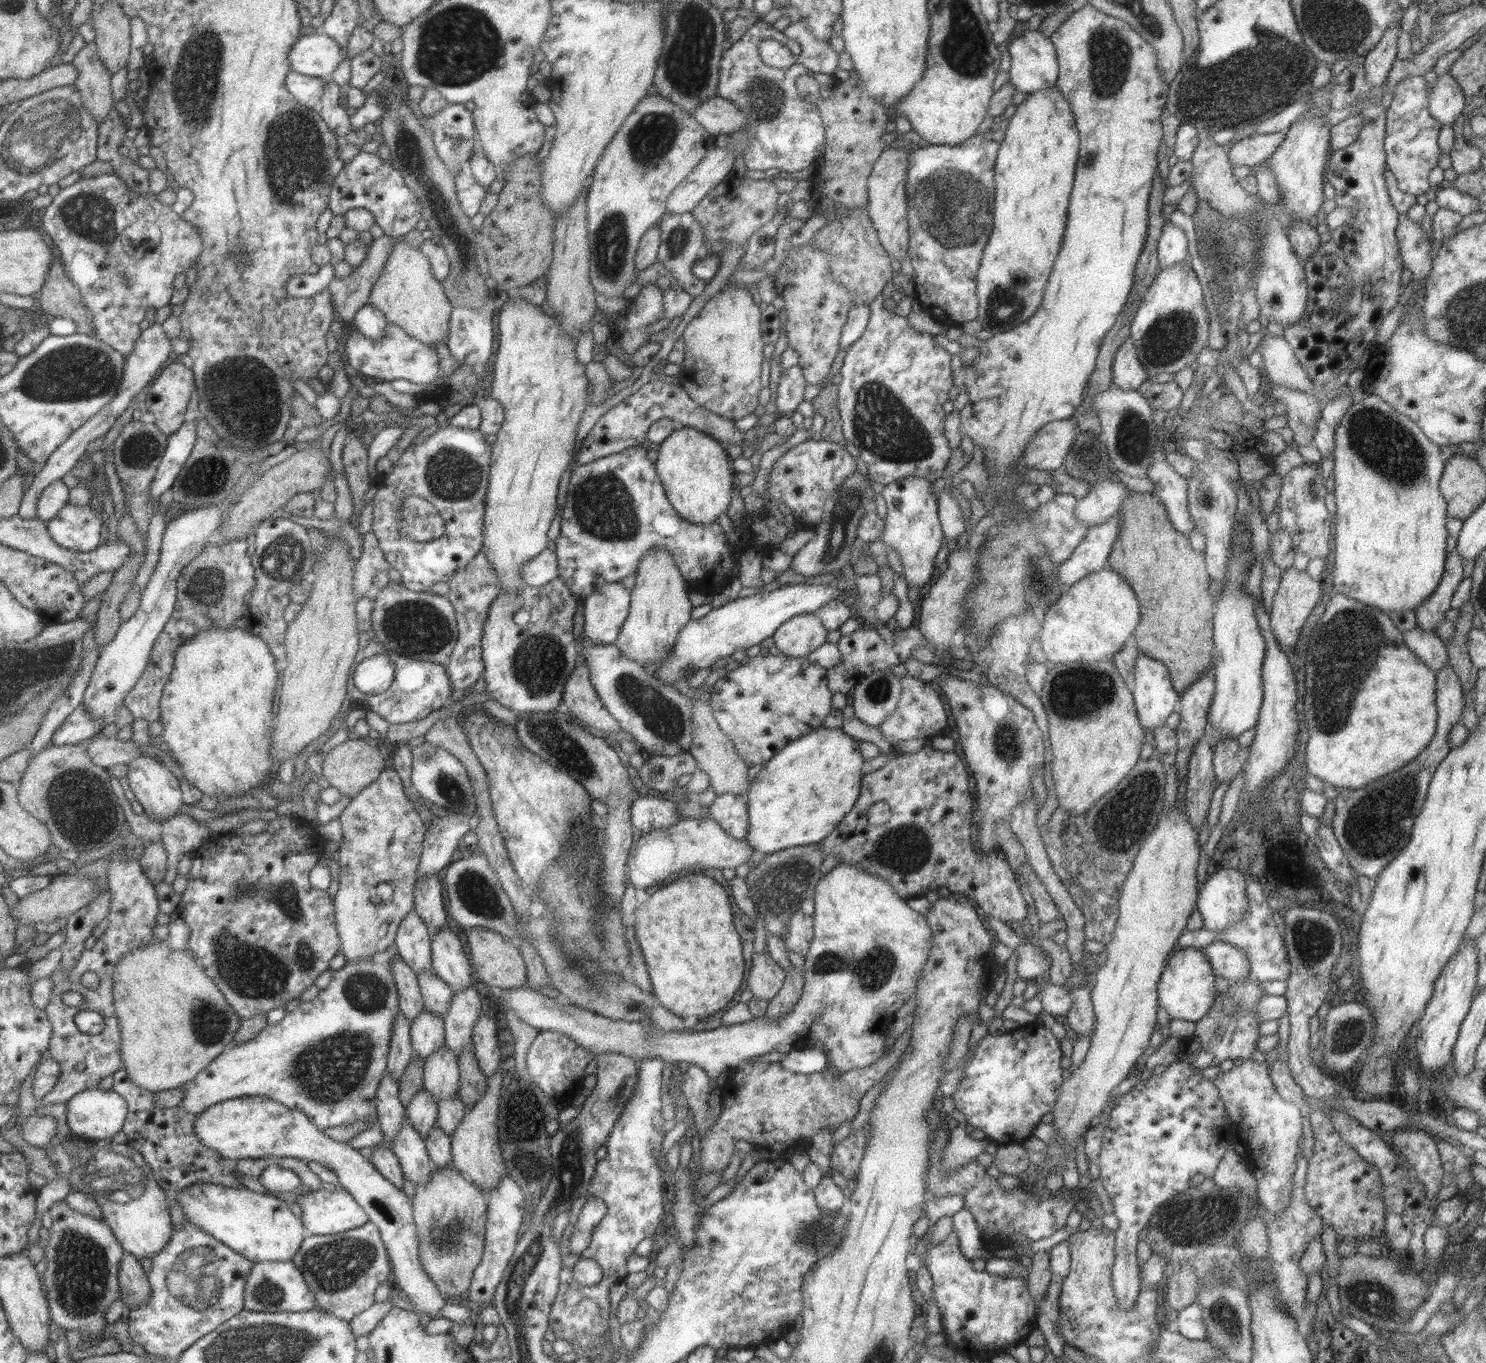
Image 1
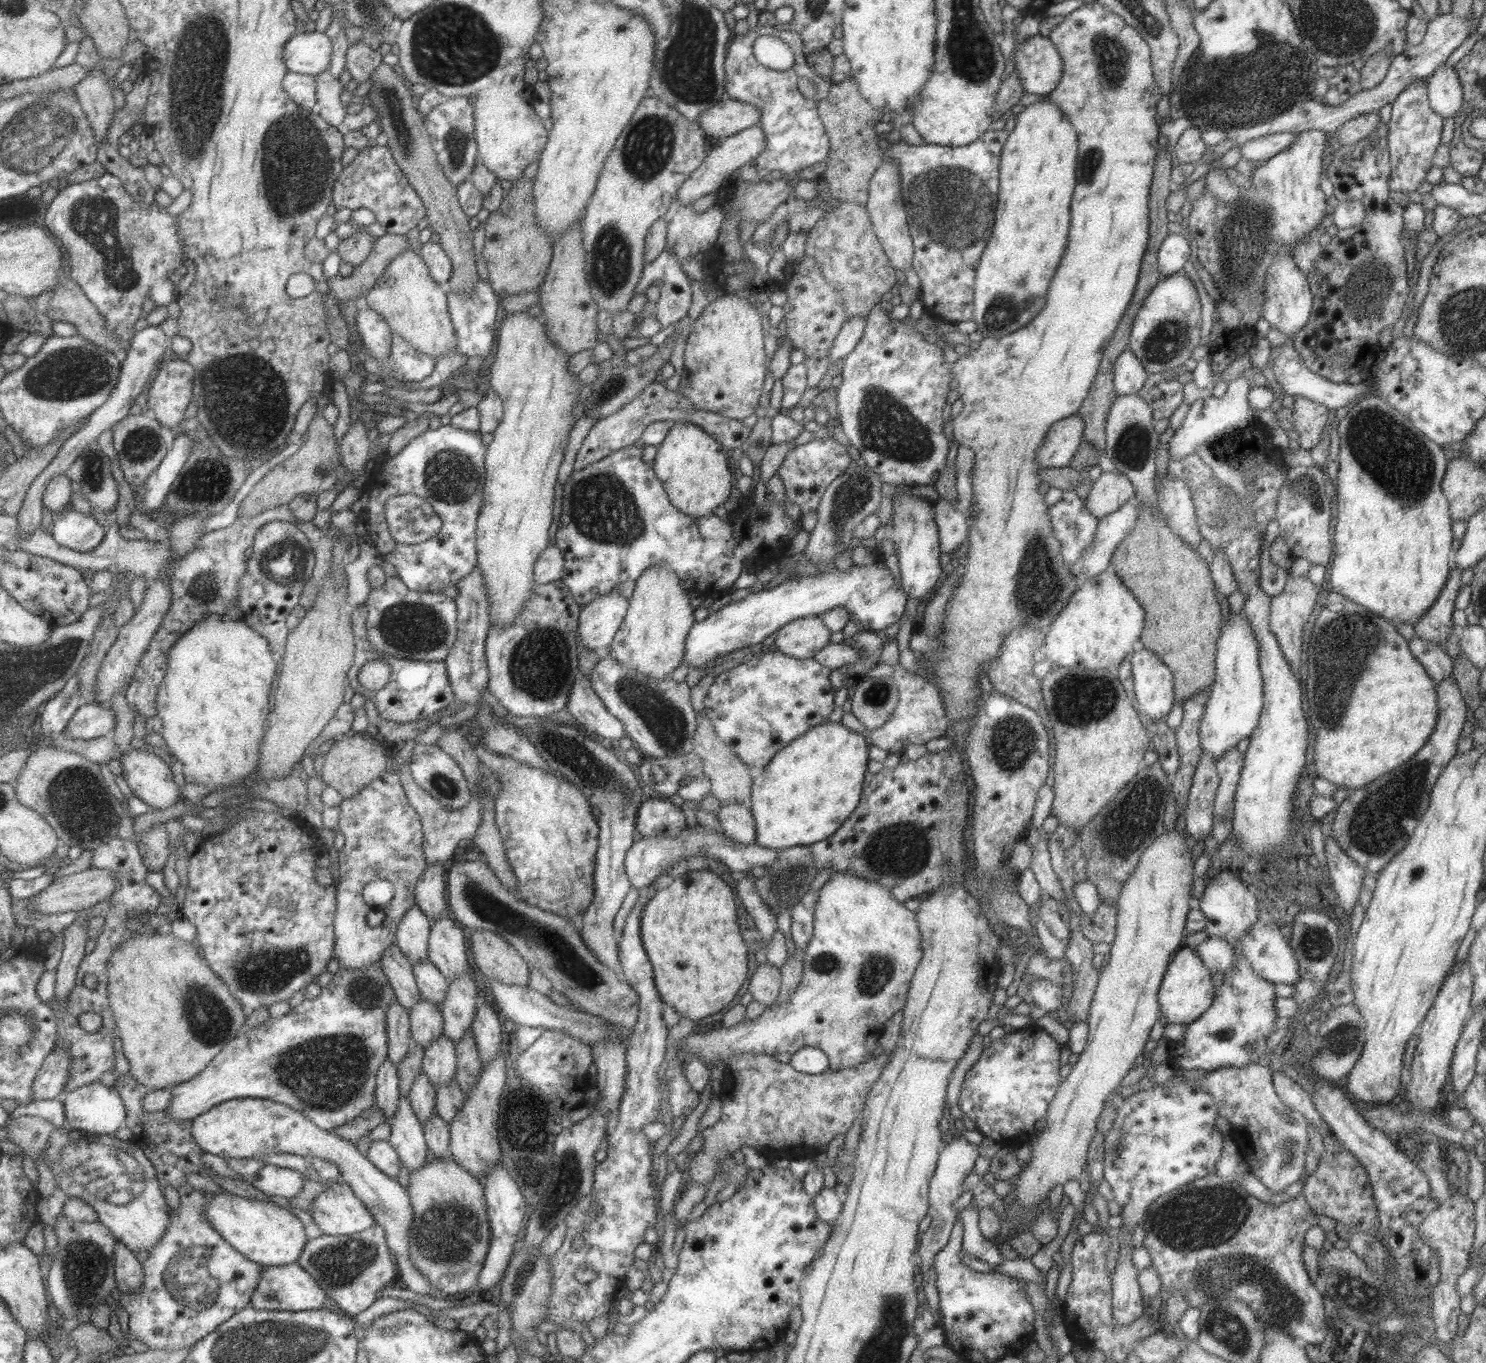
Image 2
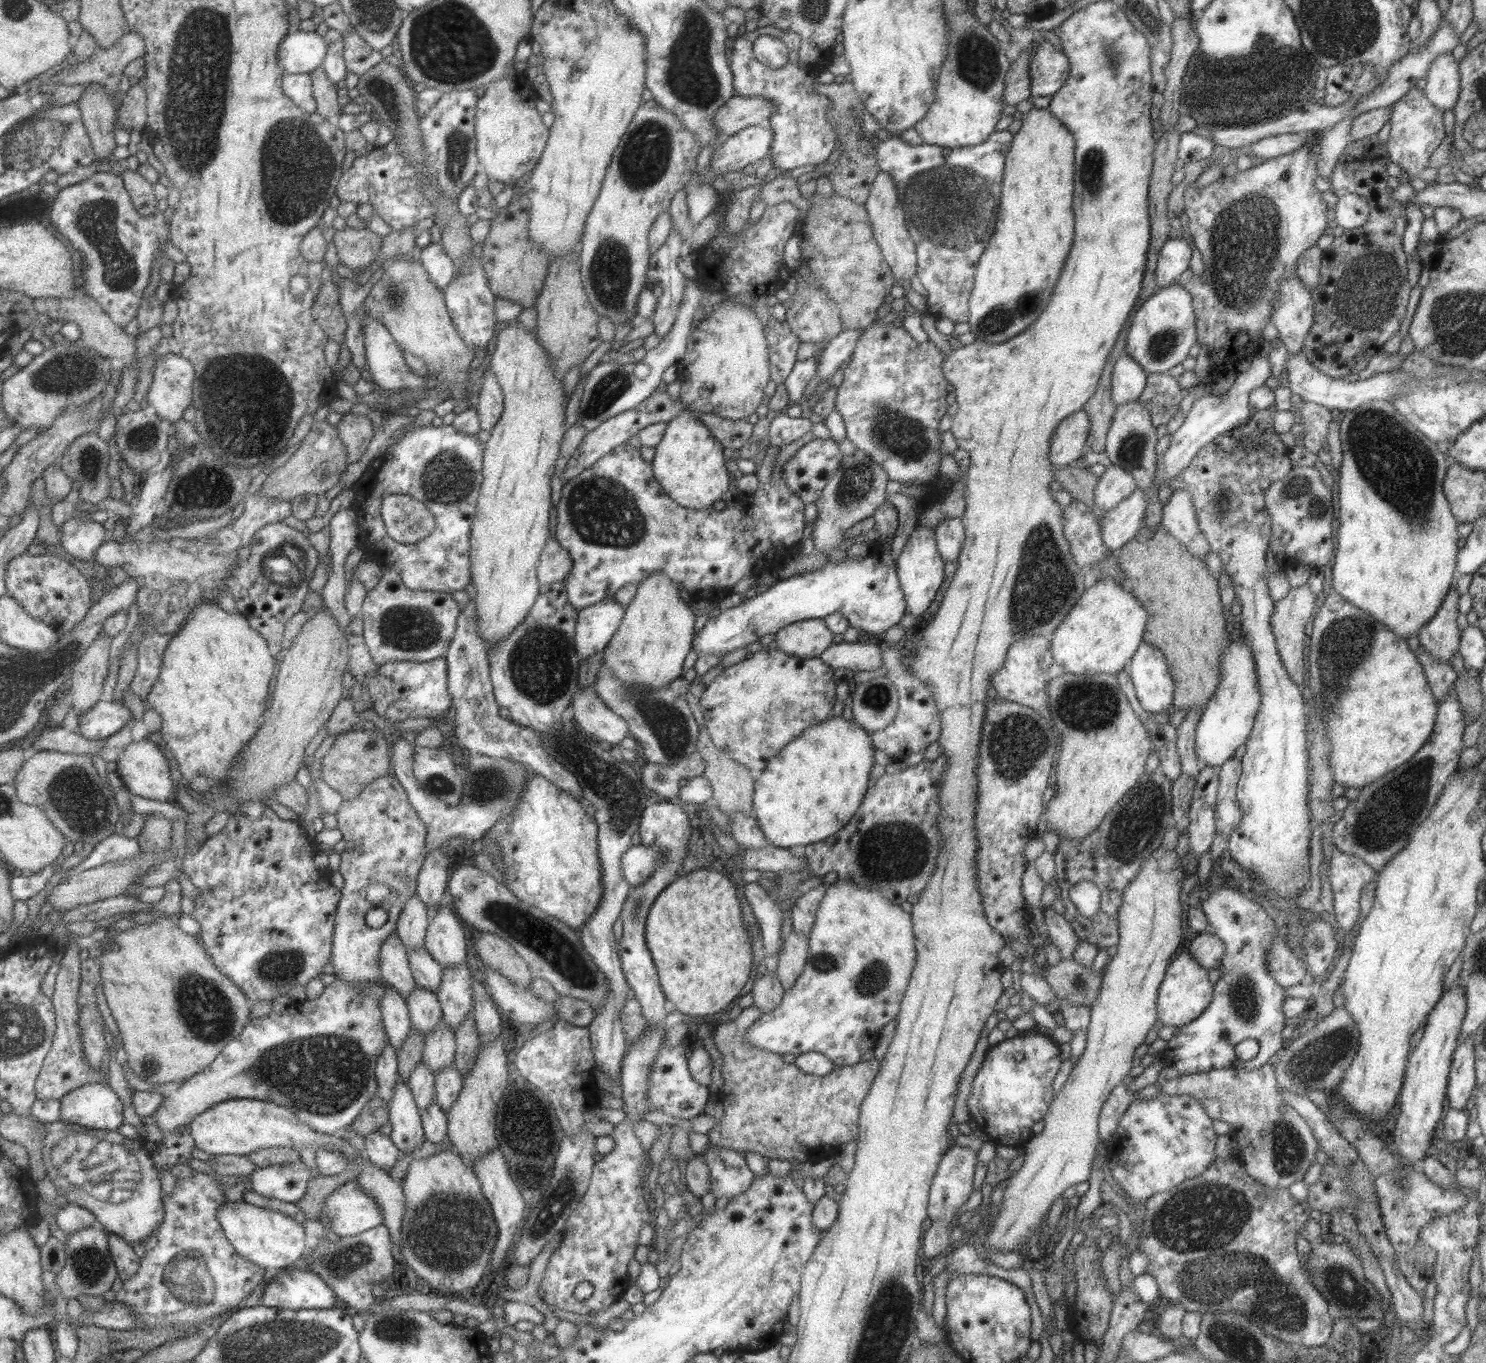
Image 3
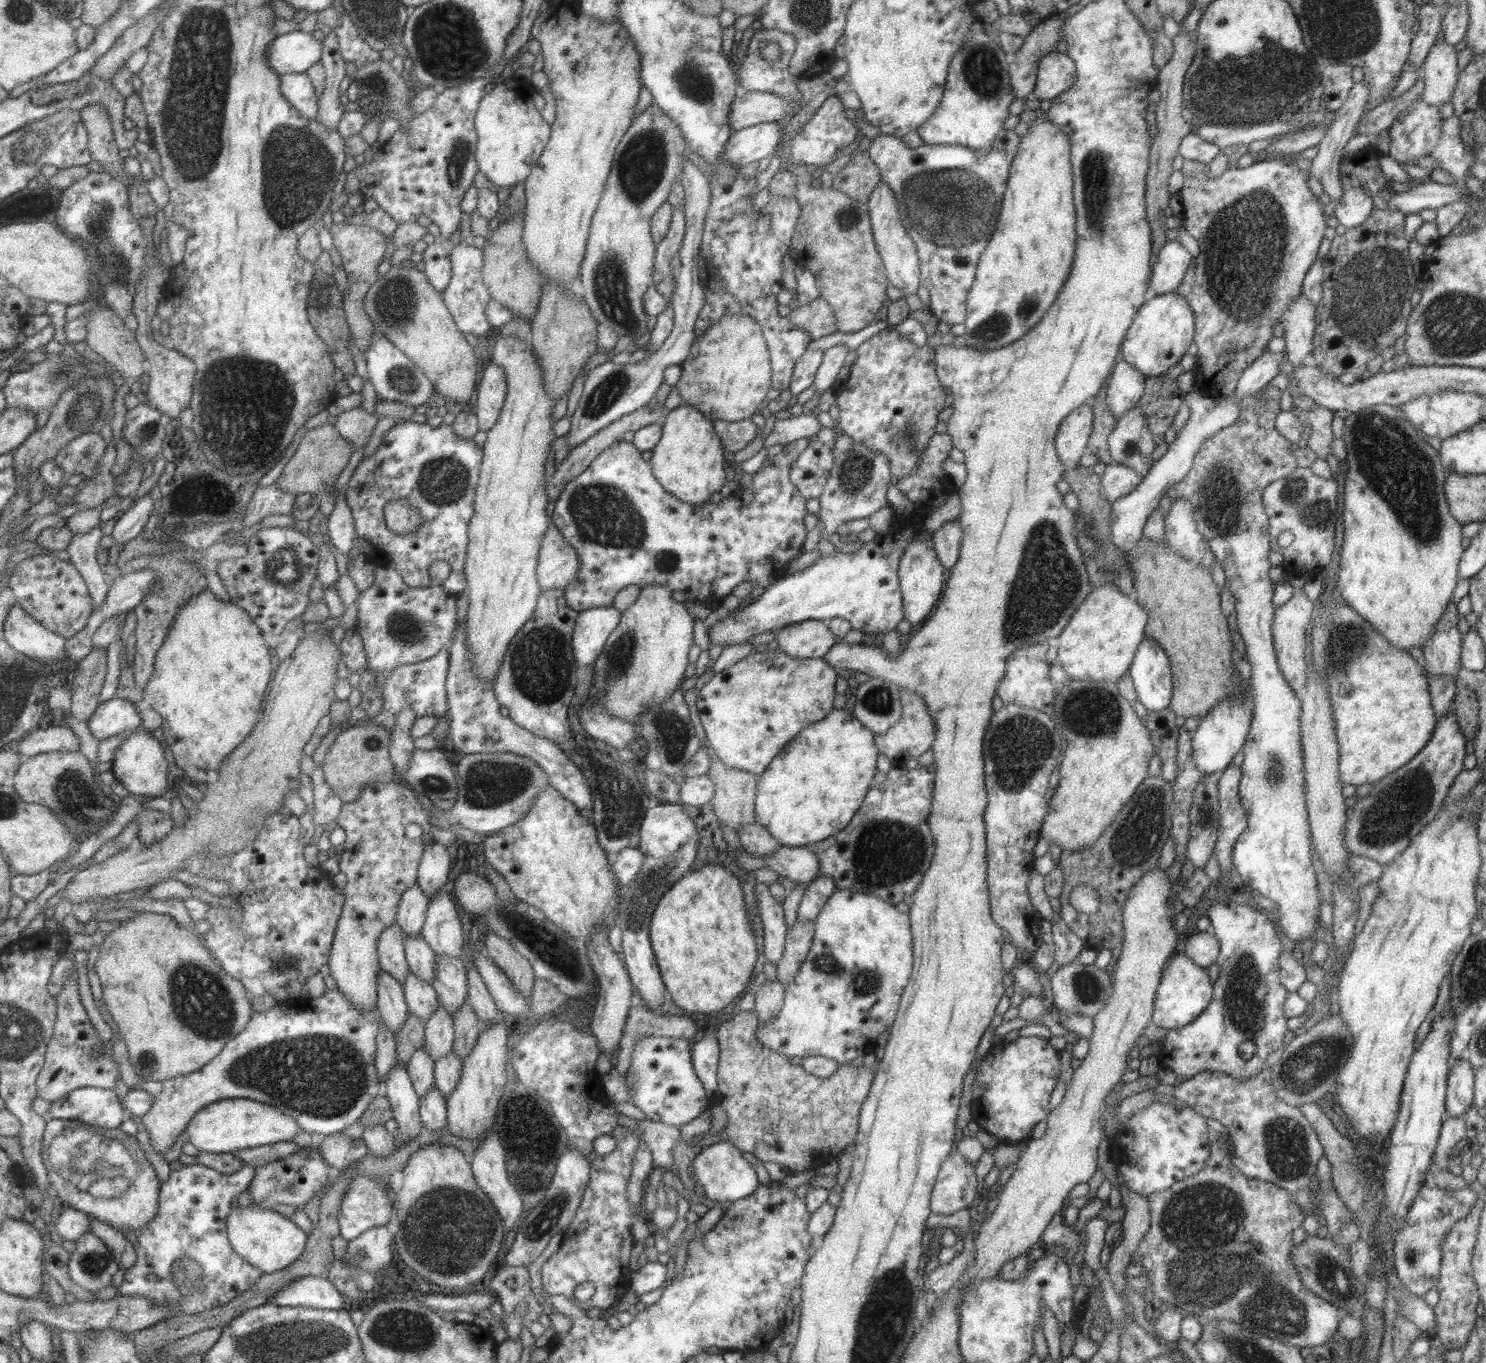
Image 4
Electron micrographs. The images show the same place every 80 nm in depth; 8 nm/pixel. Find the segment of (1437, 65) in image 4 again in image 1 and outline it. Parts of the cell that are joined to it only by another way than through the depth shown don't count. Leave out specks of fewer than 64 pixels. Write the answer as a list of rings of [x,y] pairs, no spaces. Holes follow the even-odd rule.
[[[1450,74],[1438,76],[1428,93],[1428,112],[1441,126],[1451,126],[1465,106],[1463,93]]]

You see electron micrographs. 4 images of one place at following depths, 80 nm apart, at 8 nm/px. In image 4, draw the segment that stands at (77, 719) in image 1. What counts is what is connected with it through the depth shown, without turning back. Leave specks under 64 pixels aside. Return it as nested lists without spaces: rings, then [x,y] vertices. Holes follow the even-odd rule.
[[[114,698],[100,703],[92,717],[88,718],[87,726],[92,736],[99,741],[127,734],[141,724],[141,712],[134,702]]]

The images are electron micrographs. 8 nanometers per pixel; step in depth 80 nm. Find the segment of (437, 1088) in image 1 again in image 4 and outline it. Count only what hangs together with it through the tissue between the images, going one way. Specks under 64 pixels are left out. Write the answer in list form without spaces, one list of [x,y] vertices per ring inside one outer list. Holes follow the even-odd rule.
[[[440,1006],[424,1023],[424,1051],[437,1060],[452,1051],[454,1024],[451,1014]]]

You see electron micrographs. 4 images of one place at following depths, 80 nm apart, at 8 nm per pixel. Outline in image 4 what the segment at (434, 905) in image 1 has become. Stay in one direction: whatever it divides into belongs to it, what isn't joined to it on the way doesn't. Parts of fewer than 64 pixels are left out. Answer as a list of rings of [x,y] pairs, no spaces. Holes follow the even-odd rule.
[[[426,841],[418,864],[416,884],[428,898],[445,889],[449,874],[449,853],[440,843]]]

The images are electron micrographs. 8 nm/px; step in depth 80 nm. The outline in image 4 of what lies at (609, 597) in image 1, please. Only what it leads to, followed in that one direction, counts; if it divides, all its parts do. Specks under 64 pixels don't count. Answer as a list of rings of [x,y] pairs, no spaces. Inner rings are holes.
[[[591,608],[577,614],[571,646],[577,670],[592,665],[605,640],[619,623],[620,613],[613,608]]]

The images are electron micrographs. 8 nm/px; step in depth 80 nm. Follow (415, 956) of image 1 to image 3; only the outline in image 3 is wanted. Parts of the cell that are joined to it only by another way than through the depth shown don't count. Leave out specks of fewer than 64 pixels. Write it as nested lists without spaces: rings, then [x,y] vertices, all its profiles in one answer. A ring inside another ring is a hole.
[[[414,894],[403,906],[394,932],[407,953],[424,946],[430,911]]]

